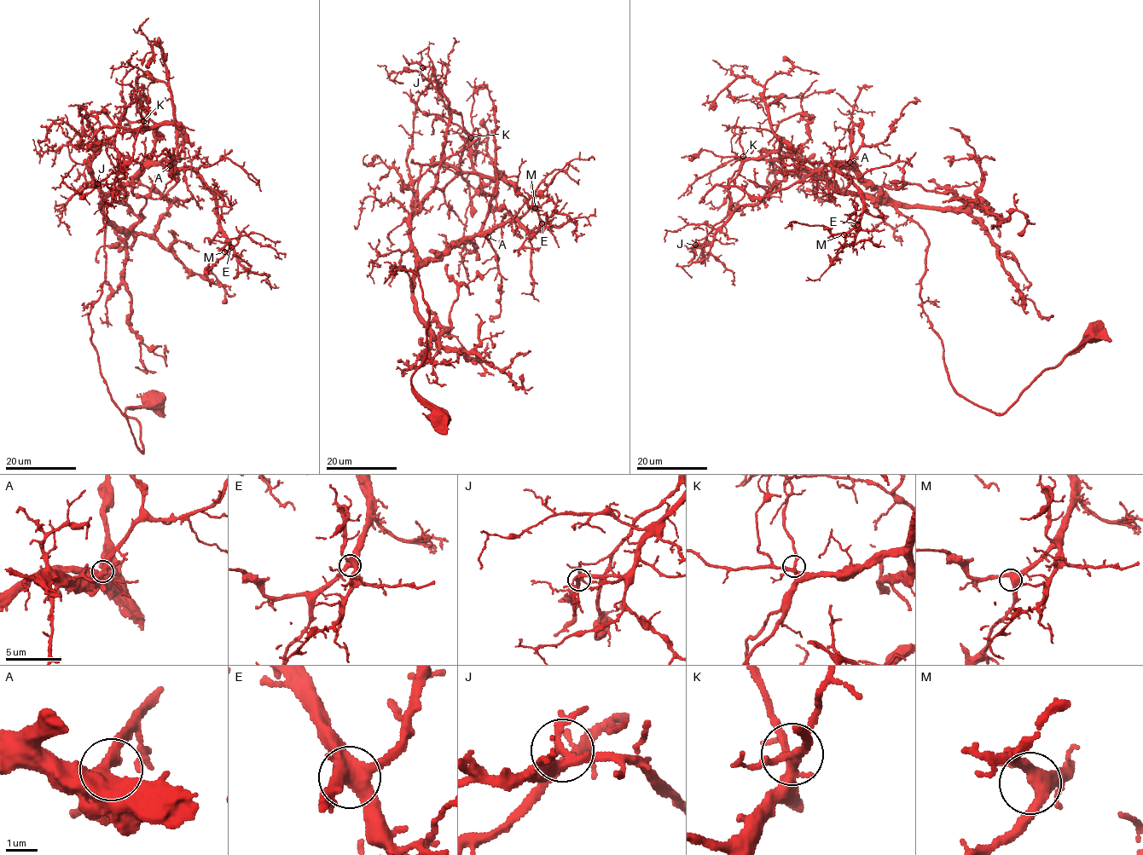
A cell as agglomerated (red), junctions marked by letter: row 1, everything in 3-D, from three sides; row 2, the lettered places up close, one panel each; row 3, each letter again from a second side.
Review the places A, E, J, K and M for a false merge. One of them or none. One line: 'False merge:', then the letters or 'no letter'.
False merge: J

